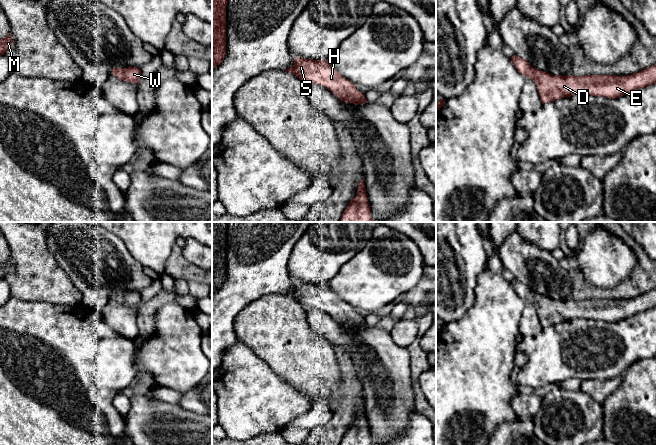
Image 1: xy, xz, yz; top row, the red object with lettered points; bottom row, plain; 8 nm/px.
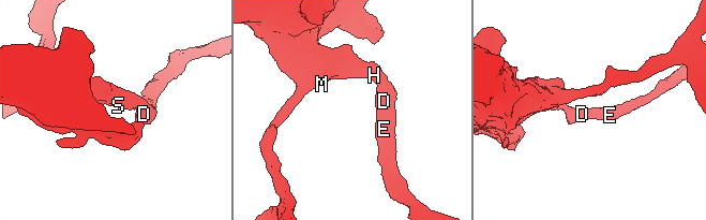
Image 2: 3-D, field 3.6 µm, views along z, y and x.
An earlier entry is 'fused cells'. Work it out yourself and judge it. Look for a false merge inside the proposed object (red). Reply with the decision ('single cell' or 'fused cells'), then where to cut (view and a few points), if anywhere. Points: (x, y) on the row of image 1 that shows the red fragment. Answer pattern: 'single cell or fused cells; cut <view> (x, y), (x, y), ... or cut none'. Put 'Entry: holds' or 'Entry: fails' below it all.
single cell; cut none
Entry: fails

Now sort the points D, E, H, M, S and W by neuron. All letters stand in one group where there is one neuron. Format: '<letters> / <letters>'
D E H M S W

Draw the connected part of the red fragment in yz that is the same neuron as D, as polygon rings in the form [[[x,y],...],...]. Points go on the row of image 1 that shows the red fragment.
[[[516,55],[510,58],[522,75],[535,82],[542,104],[575,94],[615,99],[656,82],[656,64],[626,76],[561,76],[533,68],[529,62]]]

